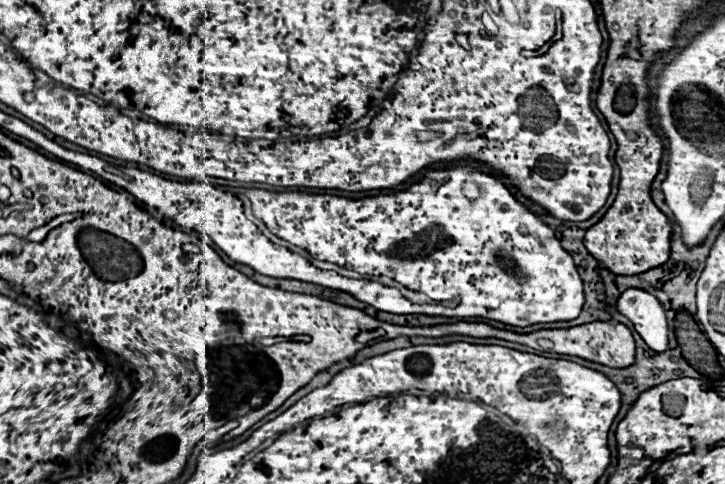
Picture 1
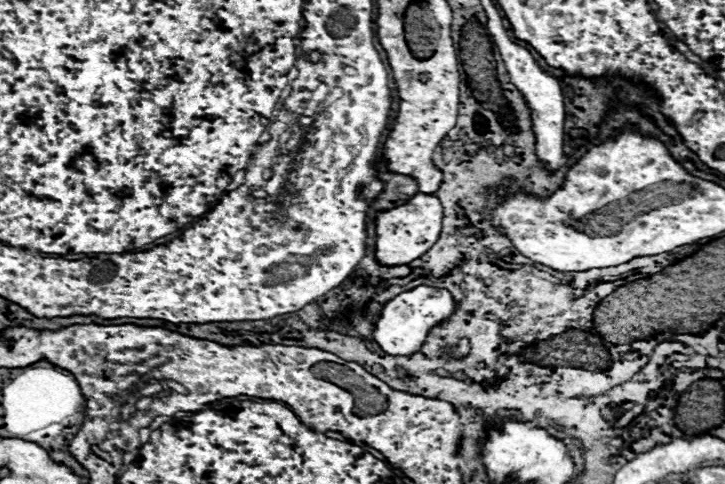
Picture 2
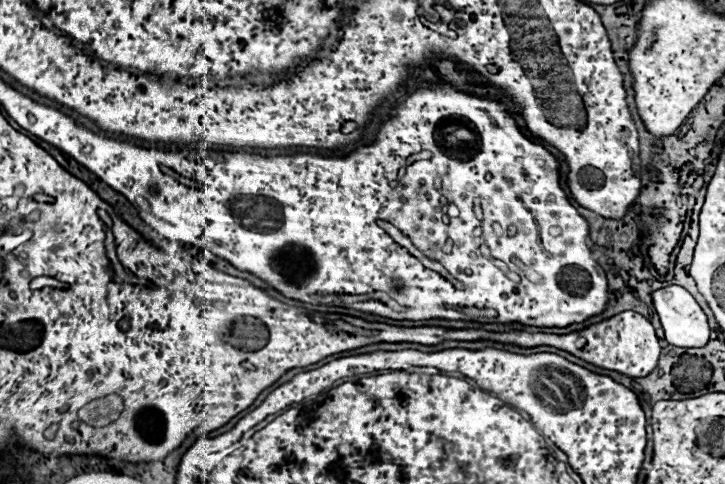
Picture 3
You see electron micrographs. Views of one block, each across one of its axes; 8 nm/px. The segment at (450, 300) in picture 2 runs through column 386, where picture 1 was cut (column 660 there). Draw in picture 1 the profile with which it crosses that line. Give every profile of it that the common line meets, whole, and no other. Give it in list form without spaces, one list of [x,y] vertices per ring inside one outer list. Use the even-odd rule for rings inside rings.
[[[628,288],[618,298],[618,310],[632,320],[636,332],[654,352],[668,350],[668,318],[656,296],[638,288]]]

